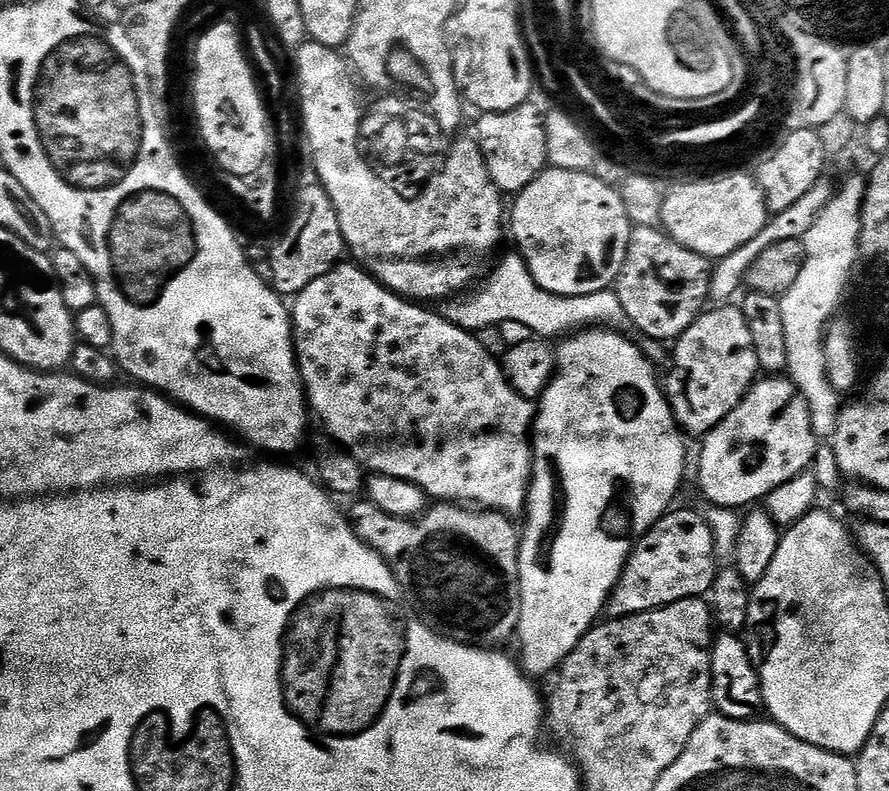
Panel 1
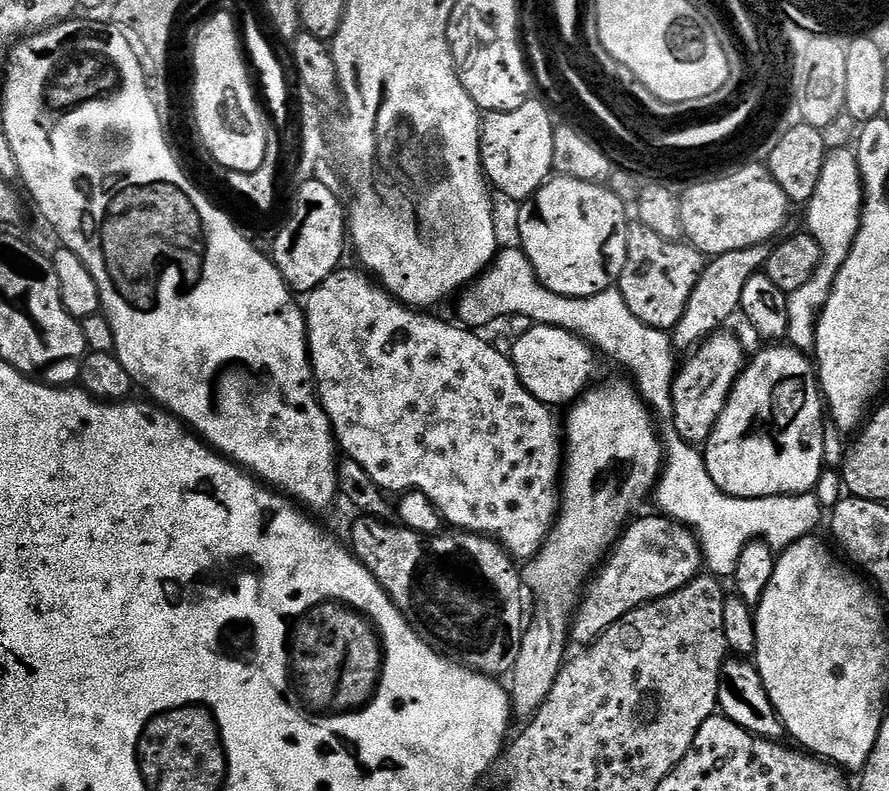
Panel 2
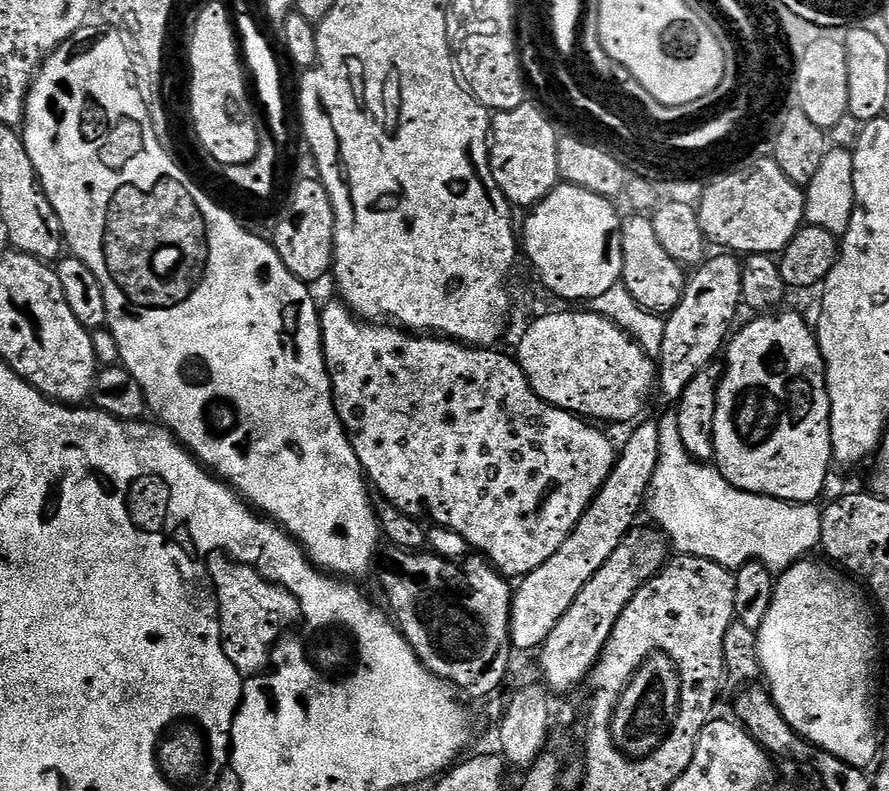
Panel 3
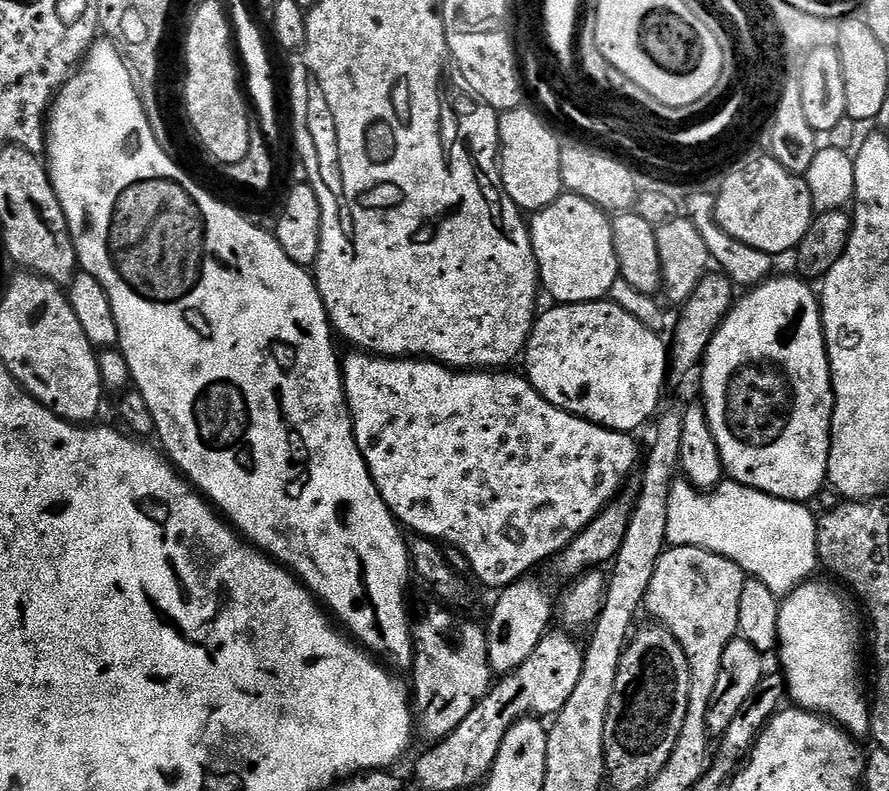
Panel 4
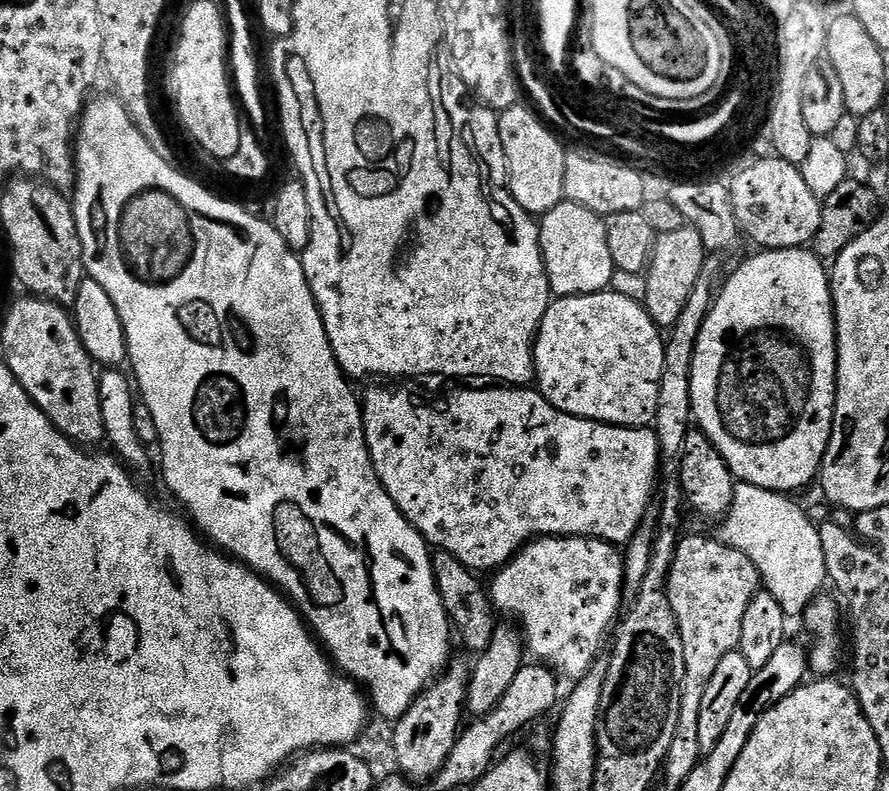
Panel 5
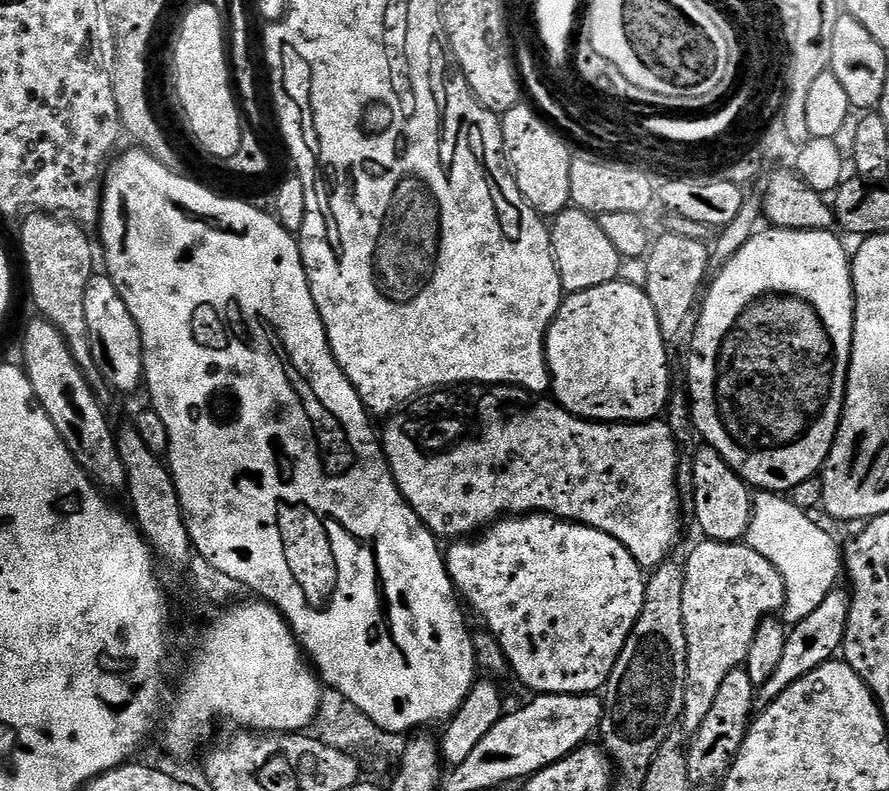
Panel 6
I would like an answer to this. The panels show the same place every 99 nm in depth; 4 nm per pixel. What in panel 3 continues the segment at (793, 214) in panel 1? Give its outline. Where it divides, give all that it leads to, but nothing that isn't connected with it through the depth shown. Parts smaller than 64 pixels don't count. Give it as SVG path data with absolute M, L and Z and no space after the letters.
M718 252L715 254L716 256L712 257L711 255L708 259L705 259L693 271L696 272L693 276L691 273L685 279L684 293L678 302L678 306L674 306L674 310L668 313L664 321L666 334L662 338L662 350L658 357L658 363L654 368L654 384L657 389L660 387L660 396L668 403L668 406L679 404L686 386L690 386L690 382L694 382L694 378L698 378L698 374L713 363L712 359L719 352L721 355L725 351L730 333L733 331L732 323L735 322L736 315L742 312L741 261L733 253Z

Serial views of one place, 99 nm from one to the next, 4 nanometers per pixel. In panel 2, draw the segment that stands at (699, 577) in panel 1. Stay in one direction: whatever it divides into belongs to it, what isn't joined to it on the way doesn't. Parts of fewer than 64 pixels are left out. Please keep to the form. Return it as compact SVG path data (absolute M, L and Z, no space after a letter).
M663 514L655 515L633 519L623 529L620 539L583 589L570 625L573 645L592 644L603 632L610 630L614 622L630 614L630 610L674 594L701 575L700 541L692 535L692 529Z

